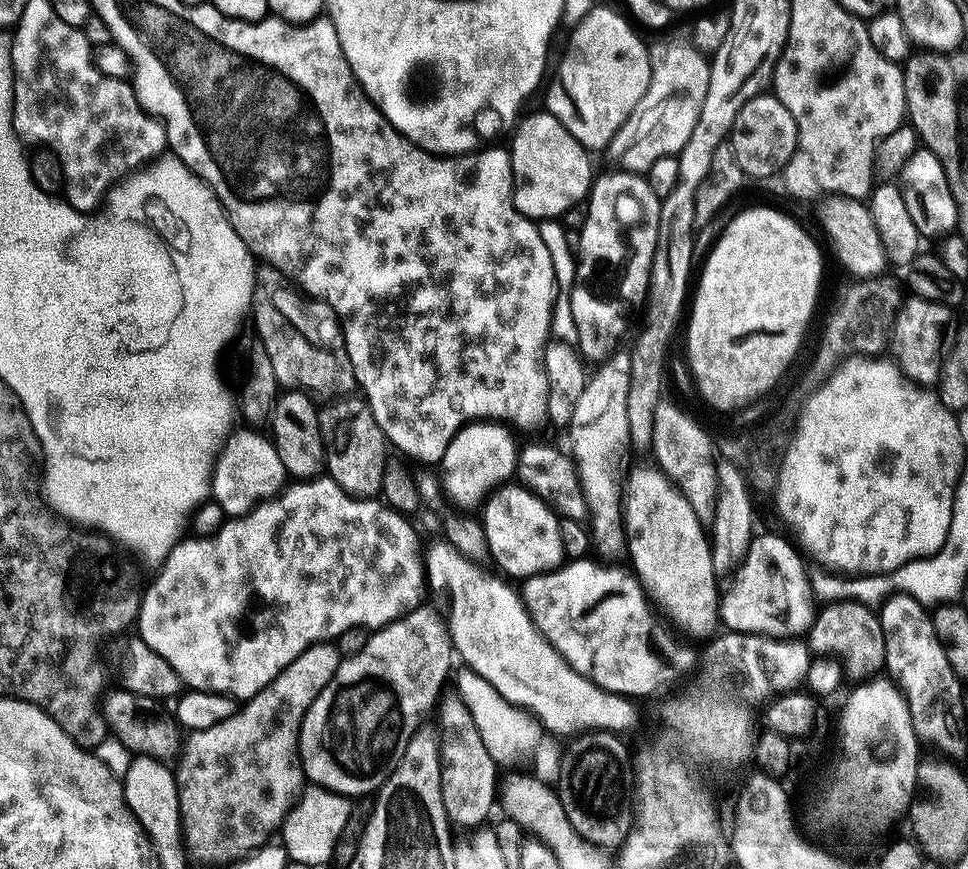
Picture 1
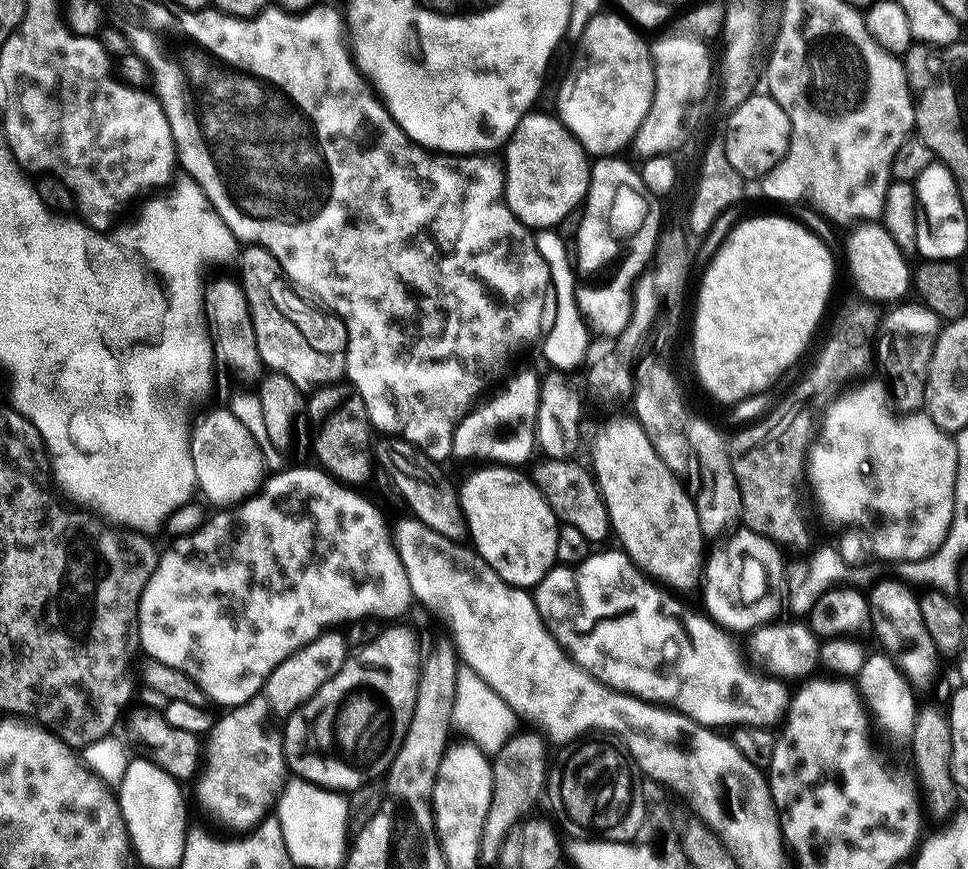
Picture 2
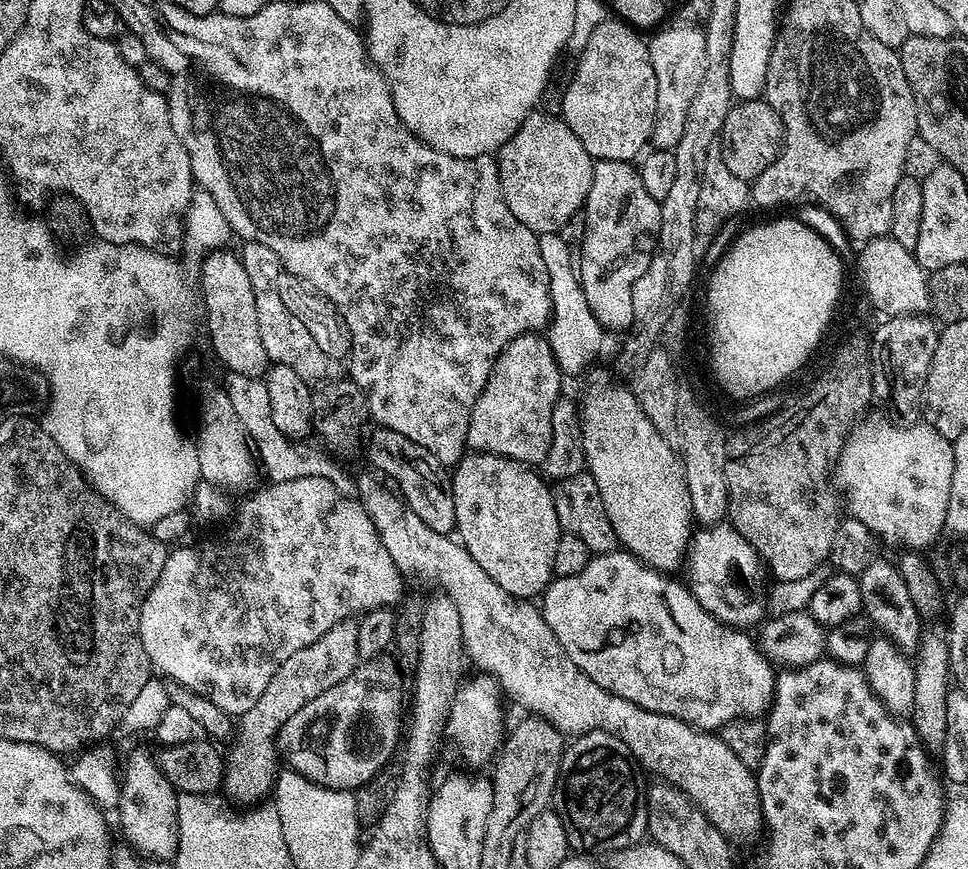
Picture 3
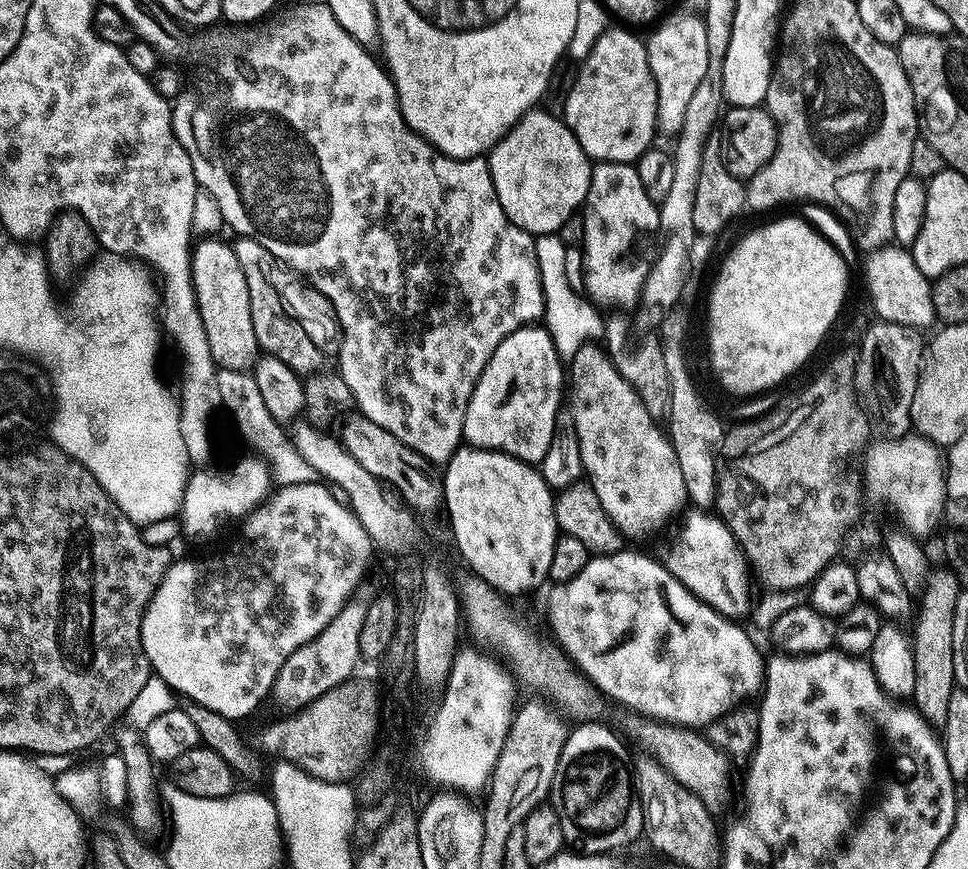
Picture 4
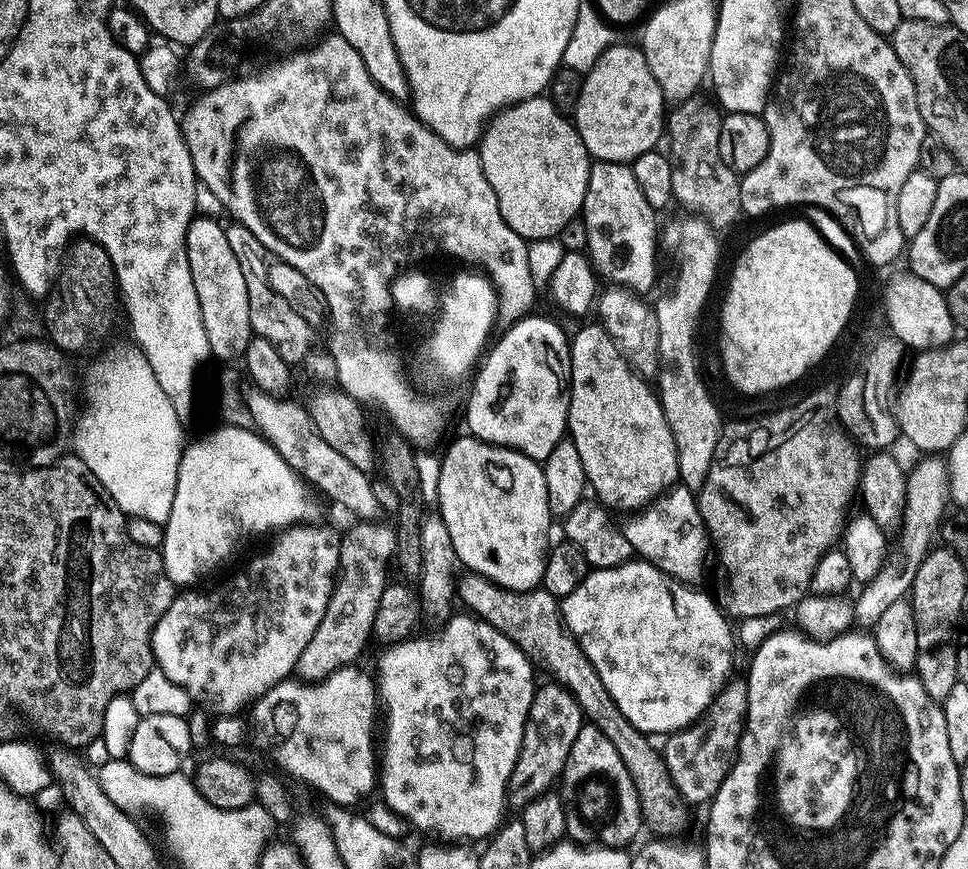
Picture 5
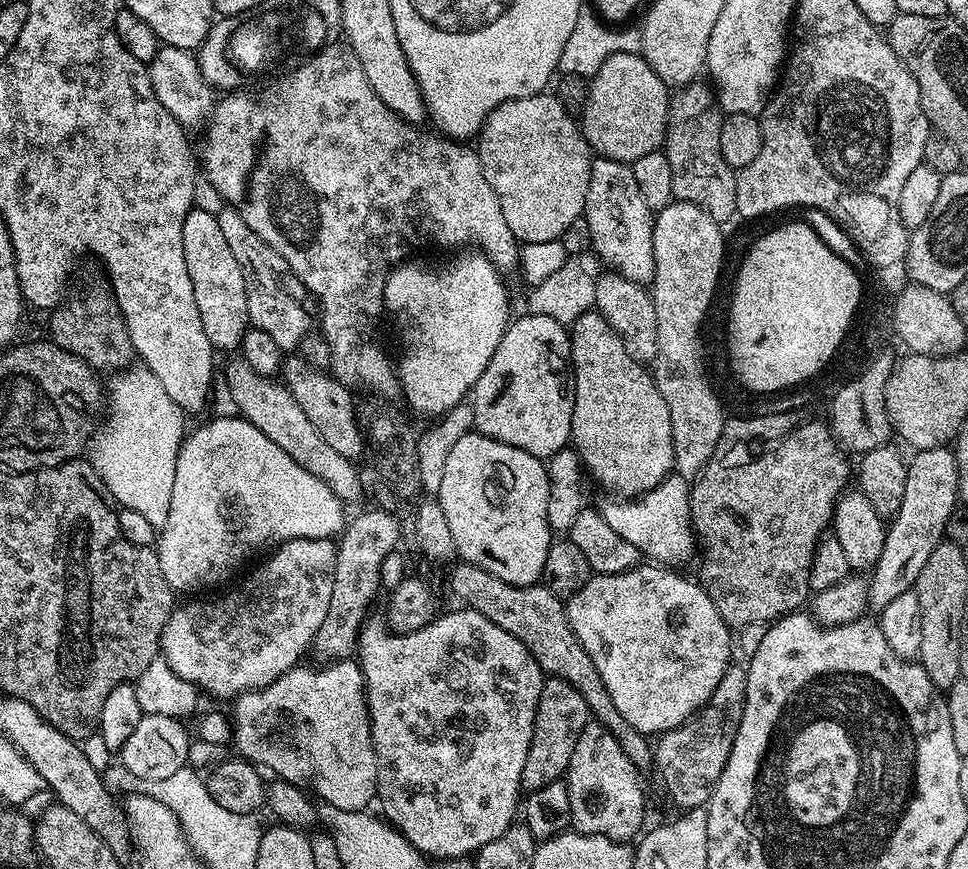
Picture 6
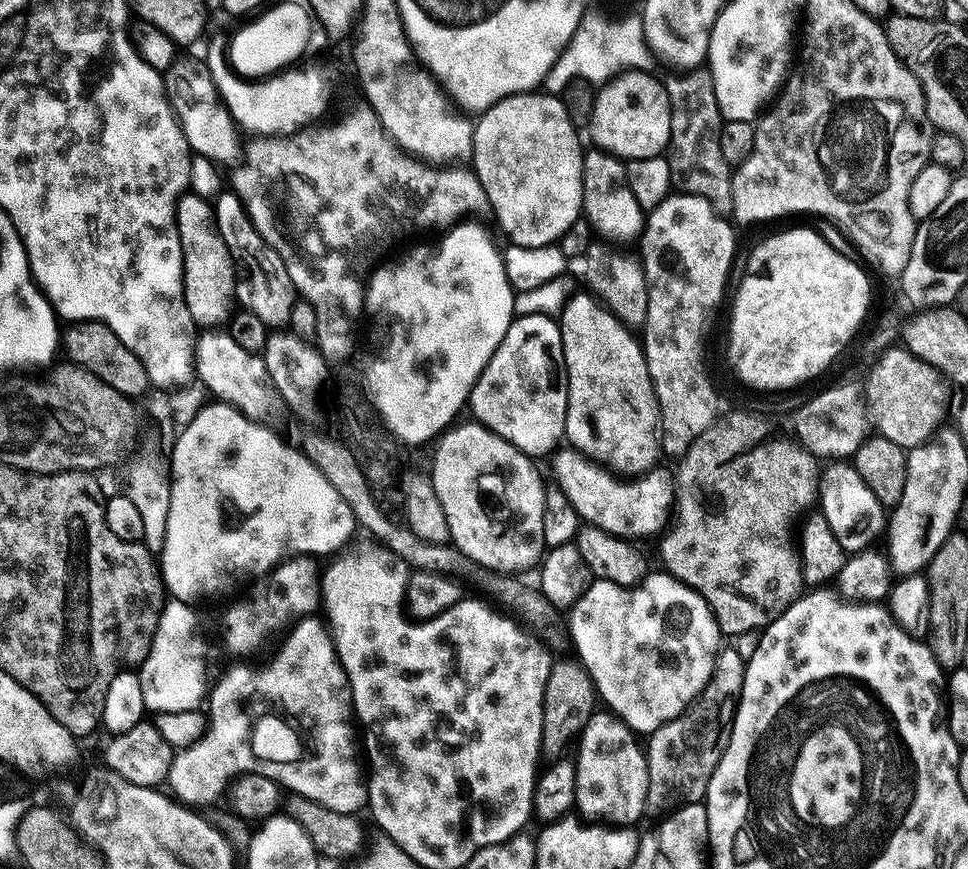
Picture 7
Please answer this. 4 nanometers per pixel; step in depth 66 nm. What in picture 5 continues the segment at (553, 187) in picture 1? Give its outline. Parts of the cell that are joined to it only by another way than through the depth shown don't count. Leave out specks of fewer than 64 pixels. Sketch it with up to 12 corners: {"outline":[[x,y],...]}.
{"outline":[[544,94],[478,141],[506,226],[559,237],[594,163]]}

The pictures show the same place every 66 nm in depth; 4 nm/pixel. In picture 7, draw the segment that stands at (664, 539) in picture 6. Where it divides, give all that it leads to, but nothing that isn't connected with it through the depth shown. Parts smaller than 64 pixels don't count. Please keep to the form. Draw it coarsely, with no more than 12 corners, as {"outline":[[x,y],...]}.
{"outline":[[571,446],[550,463],[584,524],[623,540],[669,527],[676,478],[621,478]]}

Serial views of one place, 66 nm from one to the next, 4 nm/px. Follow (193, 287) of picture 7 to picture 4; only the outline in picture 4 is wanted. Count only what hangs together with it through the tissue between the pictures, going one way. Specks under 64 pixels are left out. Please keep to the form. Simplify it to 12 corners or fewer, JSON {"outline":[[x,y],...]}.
{"outline":[[197,239],[192,285],[217,369],[262,355],[235,247]]}

